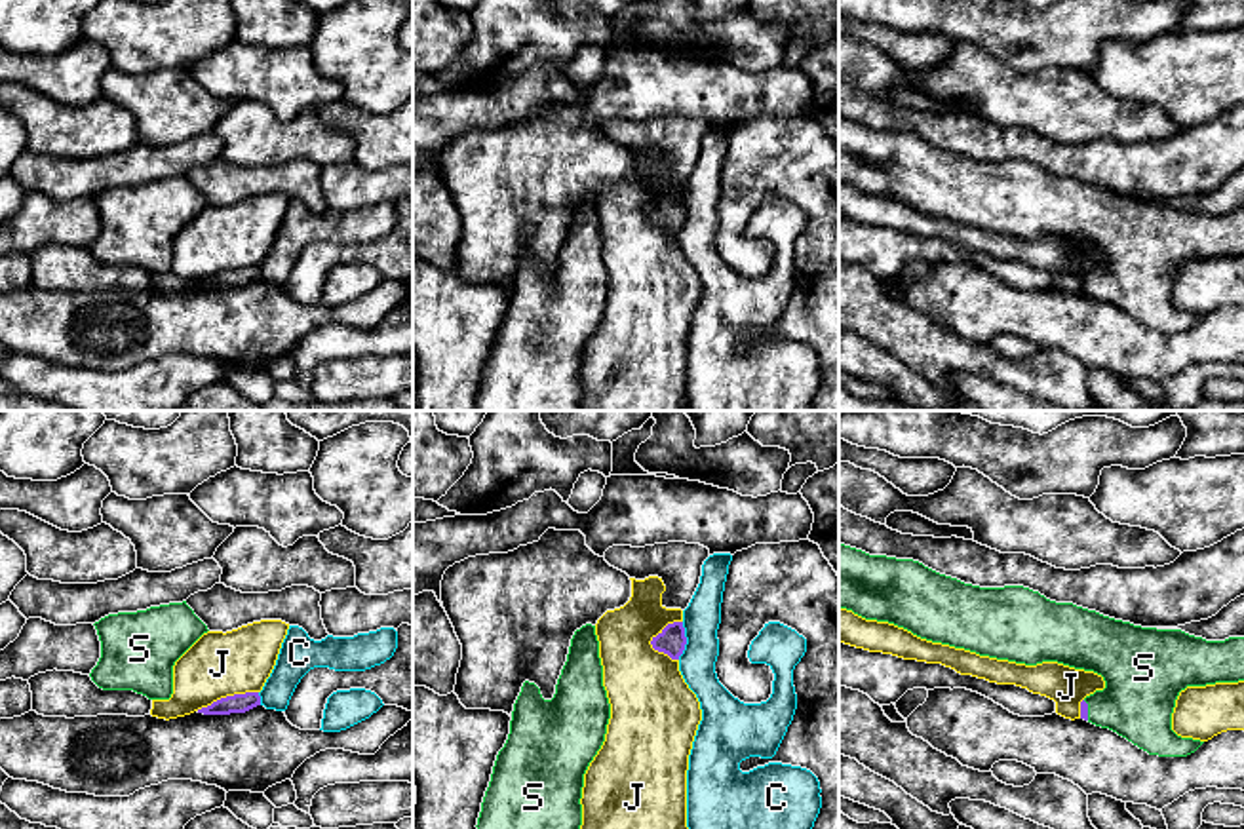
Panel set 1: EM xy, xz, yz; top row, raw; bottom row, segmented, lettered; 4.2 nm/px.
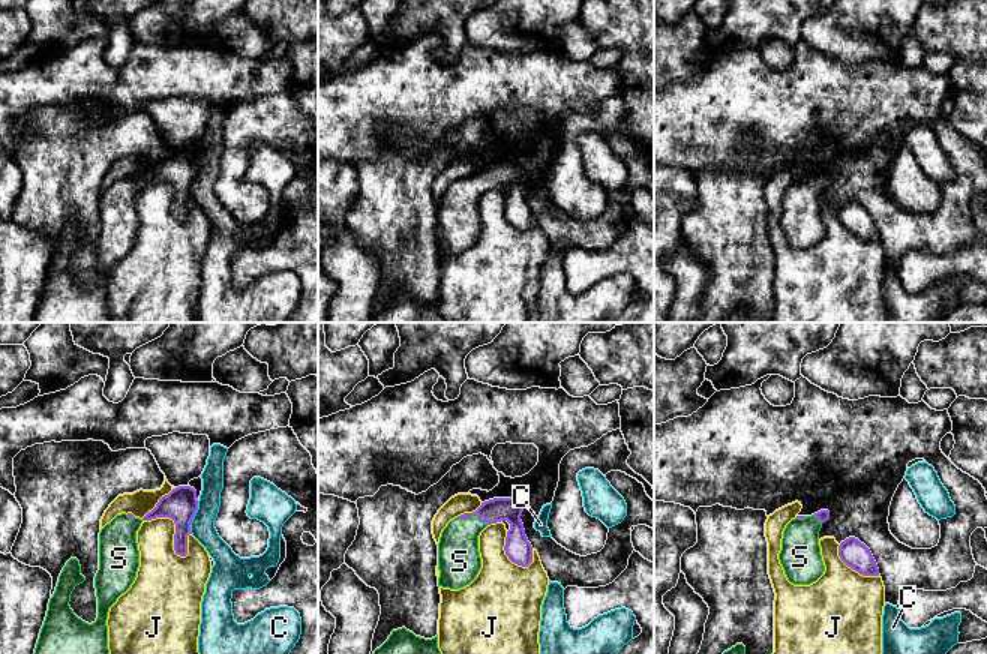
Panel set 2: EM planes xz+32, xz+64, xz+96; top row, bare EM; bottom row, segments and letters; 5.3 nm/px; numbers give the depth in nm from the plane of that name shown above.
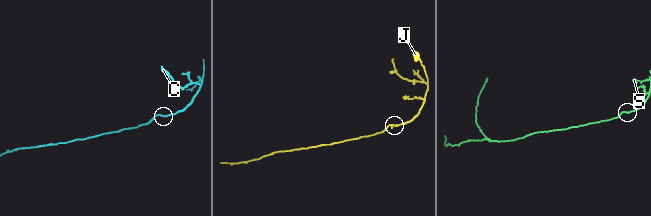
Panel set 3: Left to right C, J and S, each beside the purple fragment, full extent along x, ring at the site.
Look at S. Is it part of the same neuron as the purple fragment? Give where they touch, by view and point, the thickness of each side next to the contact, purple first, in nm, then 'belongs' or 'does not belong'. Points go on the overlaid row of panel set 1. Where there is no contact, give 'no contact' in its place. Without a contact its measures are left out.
yz (1087, 710) | 30/300 nm | belongs

